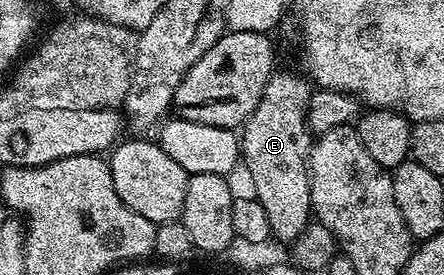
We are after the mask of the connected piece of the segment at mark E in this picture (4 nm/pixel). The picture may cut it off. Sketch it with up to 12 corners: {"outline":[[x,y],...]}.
{"outline":[[276,70],[241,128],[241,163],[272,236],[313,219],[313,87]]}

